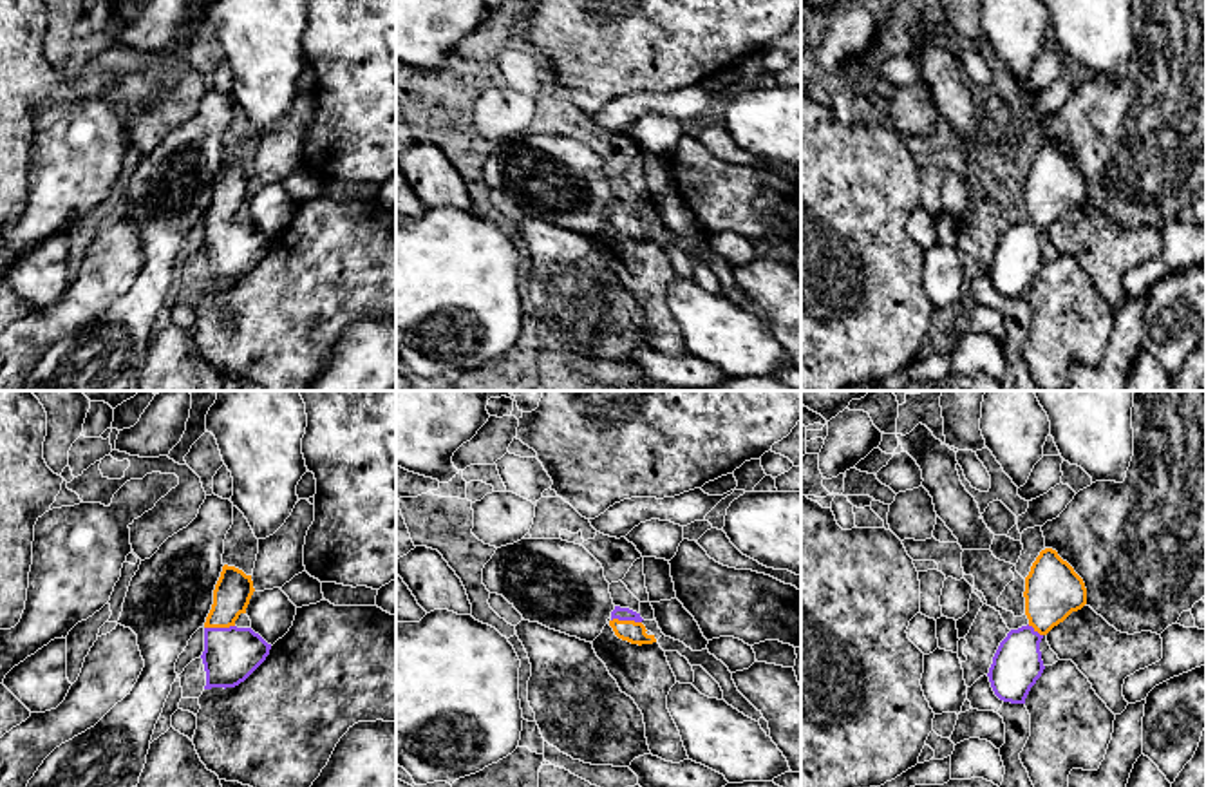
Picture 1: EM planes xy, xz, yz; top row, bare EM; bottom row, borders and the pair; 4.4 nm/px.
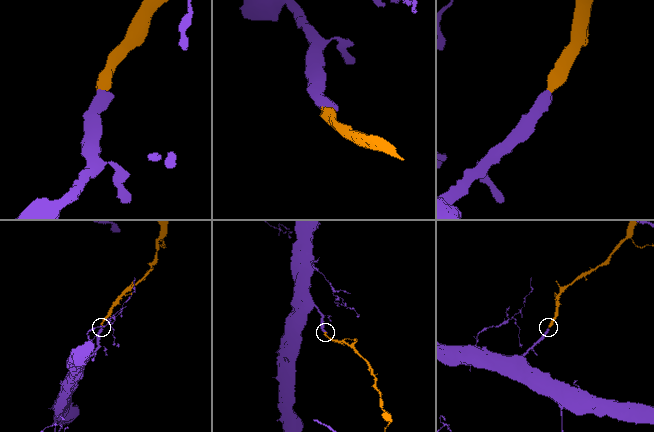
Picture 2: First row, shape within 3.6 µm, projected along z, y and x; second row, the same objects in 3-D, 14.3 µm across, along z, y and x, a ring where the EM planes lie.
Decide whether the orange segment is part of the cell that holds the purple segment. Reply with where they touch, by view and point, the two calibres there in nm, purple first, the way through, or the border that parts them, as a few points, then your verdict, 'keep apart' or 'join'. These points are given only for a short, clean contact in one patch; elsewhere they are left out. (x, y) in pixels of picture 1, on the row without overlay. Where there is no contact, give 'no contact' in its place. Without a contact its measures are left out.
meets purple in xy at (219, 223); 240 nm thick on the purple side, 170 nm on the other; runs through xy (230, 250), (219, 223), (232, 189); join

